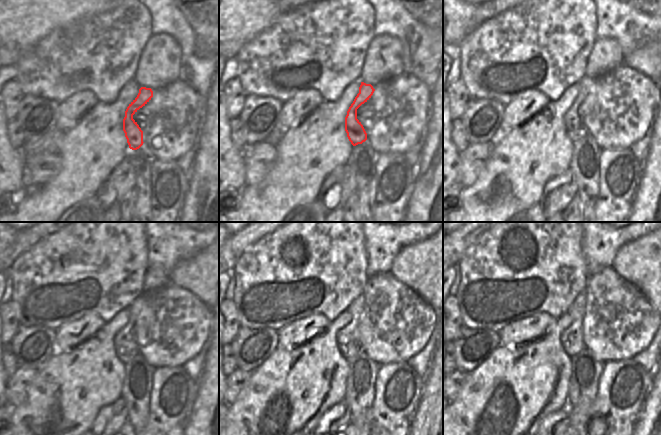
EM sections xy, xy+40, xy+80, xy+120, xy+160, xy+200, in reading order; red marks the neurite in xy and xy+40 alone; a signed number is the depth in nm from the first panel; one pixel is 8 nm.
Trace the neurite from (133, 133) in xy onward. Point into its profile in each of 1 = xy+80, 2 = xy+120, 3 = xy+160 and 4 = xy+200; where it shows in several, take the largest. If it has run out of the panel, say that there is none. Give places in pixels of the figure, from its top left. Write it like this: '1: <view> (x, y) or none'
1: xy+80 (576, 129)
2: xy+120 (126, 347)
3: xy+160 (348, 343)
4: xy+200 (572, 337)

